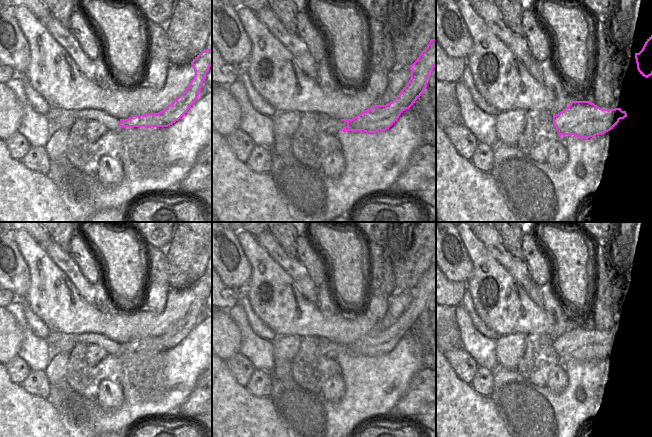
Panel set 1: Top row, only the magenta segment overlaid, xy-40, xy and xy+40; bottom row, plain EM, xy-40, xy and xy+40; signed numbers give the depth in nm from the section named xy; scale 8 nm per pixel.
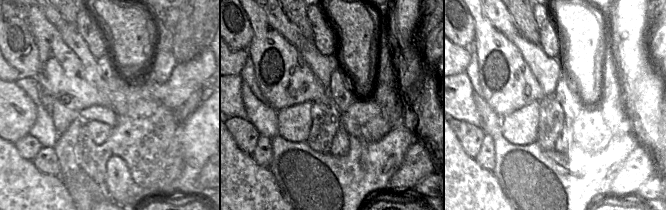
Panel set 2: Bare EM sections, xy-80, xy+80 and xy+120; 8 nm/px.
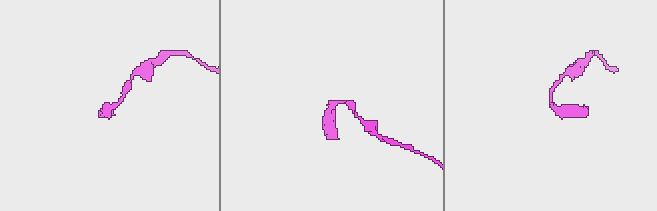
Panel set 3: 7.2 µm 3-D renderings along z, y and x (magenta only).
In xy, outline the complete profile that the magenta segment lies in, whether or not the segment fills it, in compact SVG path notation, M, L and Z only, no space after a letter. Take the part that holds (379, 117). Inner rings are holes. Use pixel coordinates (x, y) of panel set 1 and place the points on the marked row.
M431 39L417 60L409 66L411 78L401 92L386 105L374 105L352 119L333 119L320 115L317 128L328 135L340 131L364 131L376 133L386 131L409 109L427 87L427 78L436 66L436 39Z

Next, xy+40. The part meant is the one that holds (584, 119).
M571 101L560 113L553 115L553 124L562 135L588 139L613 129L620 119L627 117L621 108L602 109L590 101Z

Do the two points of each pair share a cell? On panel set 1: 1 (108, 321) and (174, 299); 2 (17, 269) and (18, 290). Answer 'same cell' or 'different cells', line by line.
1: same cell
2: same cell

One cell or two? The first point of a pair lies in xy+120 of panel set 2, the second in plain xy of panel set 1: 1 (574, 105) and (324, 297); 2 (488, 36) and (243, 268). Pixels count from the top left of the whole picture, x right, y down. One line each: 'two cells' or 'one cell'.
1: one cell
2: two cells

